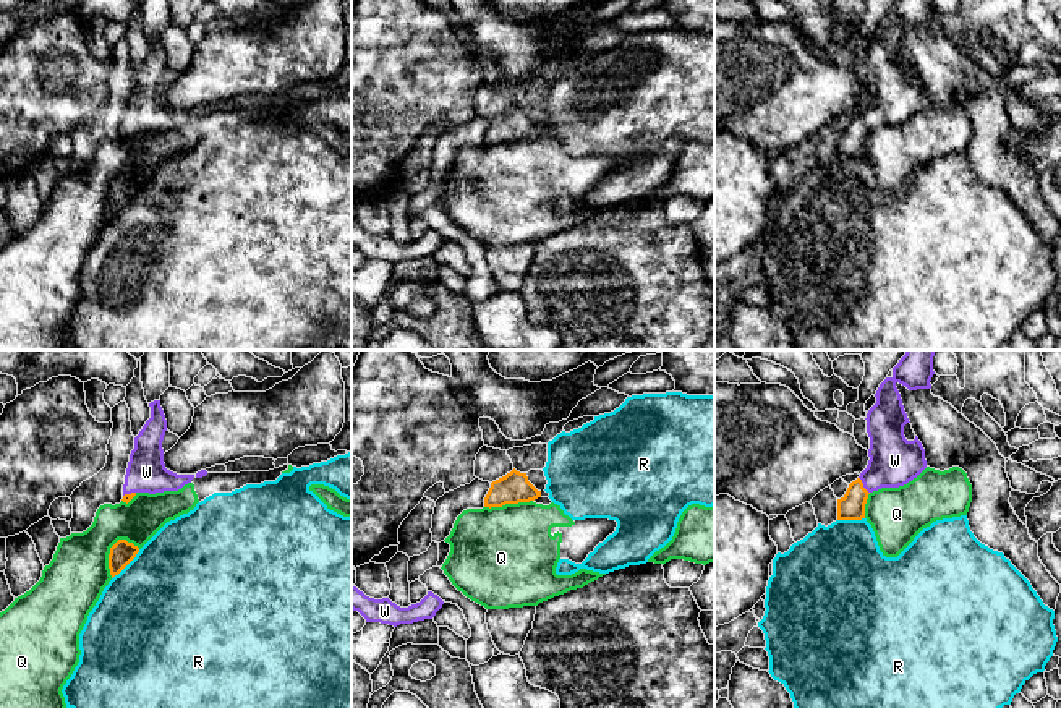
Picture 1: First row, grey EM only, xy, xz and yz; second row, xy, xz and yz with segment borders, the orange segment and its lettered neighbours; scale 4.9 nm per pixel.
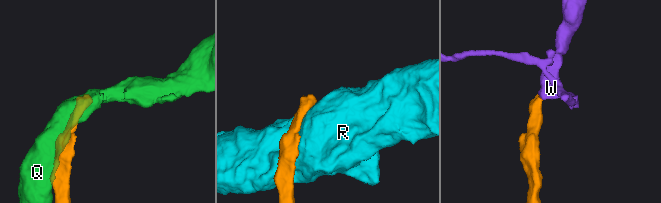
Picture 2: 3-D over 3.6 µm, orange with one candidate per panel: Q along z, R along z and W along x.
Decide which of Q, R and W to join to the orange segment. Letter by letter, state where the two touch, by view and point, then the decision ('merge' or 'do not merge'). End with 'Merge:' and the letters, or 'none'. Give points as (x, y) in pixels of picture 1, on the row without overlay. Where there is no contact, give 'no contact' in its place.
Q: xy (109, 193) | do not merge
R: xy (127, 201) | do not merge
W: yz (862, 122) | merge
Merge: W

